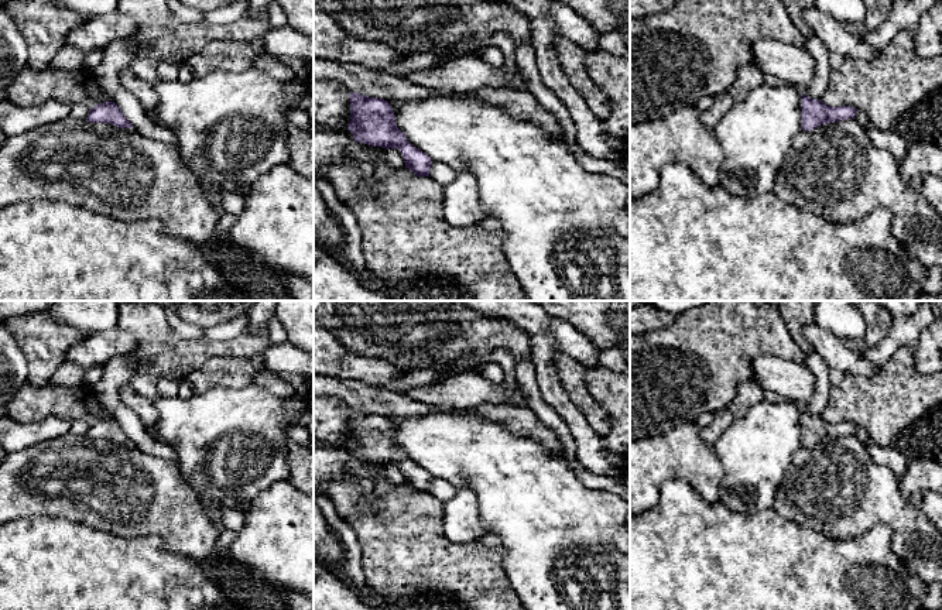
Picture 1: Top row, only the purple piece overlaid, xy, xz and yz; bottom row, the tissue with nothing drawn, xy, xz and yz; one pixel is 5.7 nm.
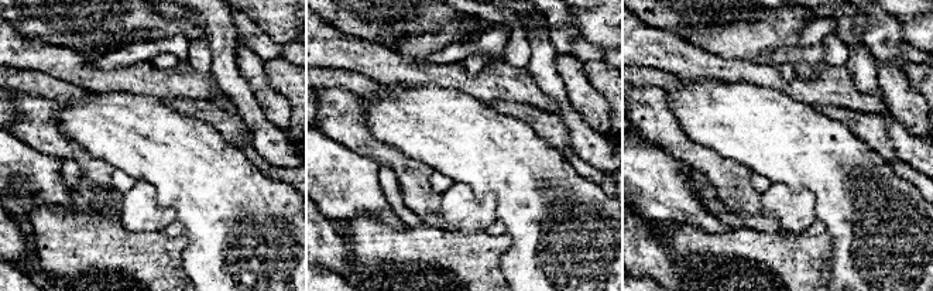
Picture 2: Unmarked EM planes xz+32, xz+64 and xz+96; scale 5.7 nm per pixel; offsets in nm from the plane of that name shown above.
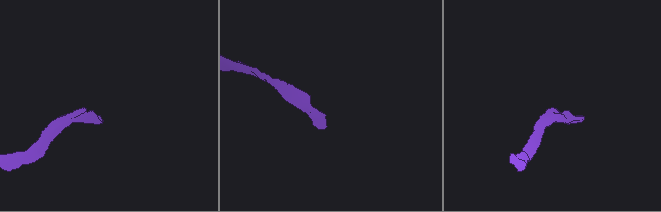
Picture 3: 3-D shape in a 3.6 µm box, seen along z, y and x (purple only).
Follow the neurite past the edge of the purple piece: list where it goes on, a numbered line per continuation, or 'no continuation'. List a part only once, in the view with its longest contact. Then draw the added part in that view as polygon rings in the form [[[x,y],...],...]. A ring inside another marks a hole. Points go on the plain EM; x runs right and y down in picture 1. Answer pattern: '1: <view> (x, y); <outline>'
no continuation

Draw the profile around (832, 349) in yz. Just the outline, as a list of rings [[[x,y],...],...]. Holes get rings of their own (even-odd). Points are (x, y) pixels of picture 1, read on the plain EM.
[[[809,323],[802,328],[806,340],[815,349],[829,369],[840,370],[843,374],[874,376],[880,371],[871,364],[861,352],[853,352],[836,335],[819,328],[816,323]]]

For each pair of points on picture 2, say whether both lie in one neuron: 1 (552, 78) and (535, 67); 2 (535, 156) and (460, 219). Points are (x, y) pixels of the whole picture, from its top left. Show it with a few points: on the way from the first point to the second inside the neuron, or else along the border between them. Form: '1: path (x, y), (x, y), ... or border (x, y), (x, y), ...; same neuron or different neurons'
1: path (548, 75), (539, 67); same neuron
2: border (458, 182), (479, 199), (491, 195), (497, 219); different neurons

